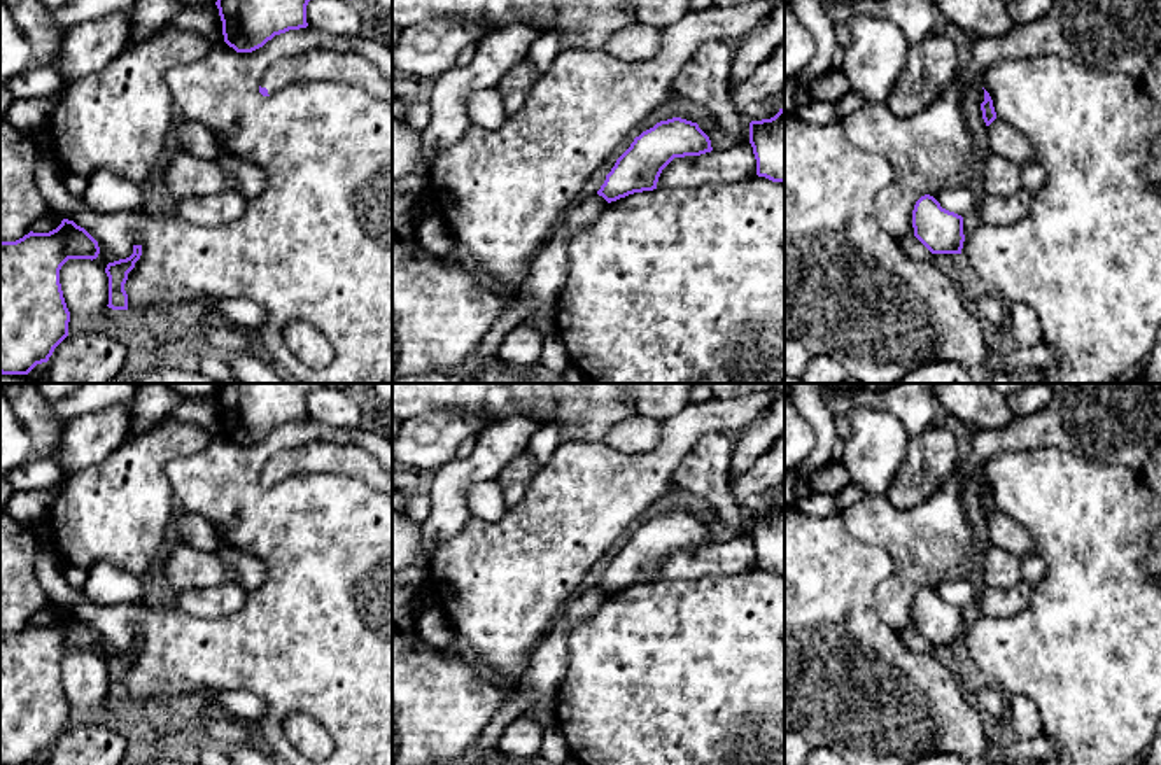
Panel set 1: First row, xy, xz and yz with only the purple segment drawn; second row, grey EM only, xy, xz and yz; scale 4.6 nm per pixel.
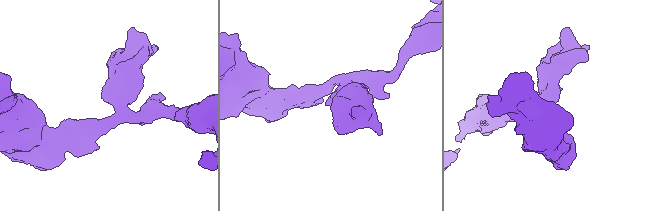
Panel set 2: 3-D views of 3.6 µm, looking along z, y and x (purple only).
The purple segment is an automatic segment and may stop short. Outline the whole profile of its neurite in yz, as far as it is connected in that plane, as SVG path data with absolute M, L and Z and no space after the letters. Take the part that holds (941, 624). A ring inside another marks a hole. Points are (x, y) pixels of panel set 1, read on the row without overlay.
M921 588L912 602L914 628L932 646L961 646L965 627L963 609L940 599L930 588Z

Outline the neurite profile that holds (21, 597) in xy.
M0 511L0 634L16 634L49 604L33 571L33 527Z

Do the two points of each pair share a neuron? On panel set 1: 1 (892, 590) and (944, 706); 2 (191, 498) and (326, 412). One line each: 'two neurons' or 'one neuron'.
1: two neurons
2: two neurons

